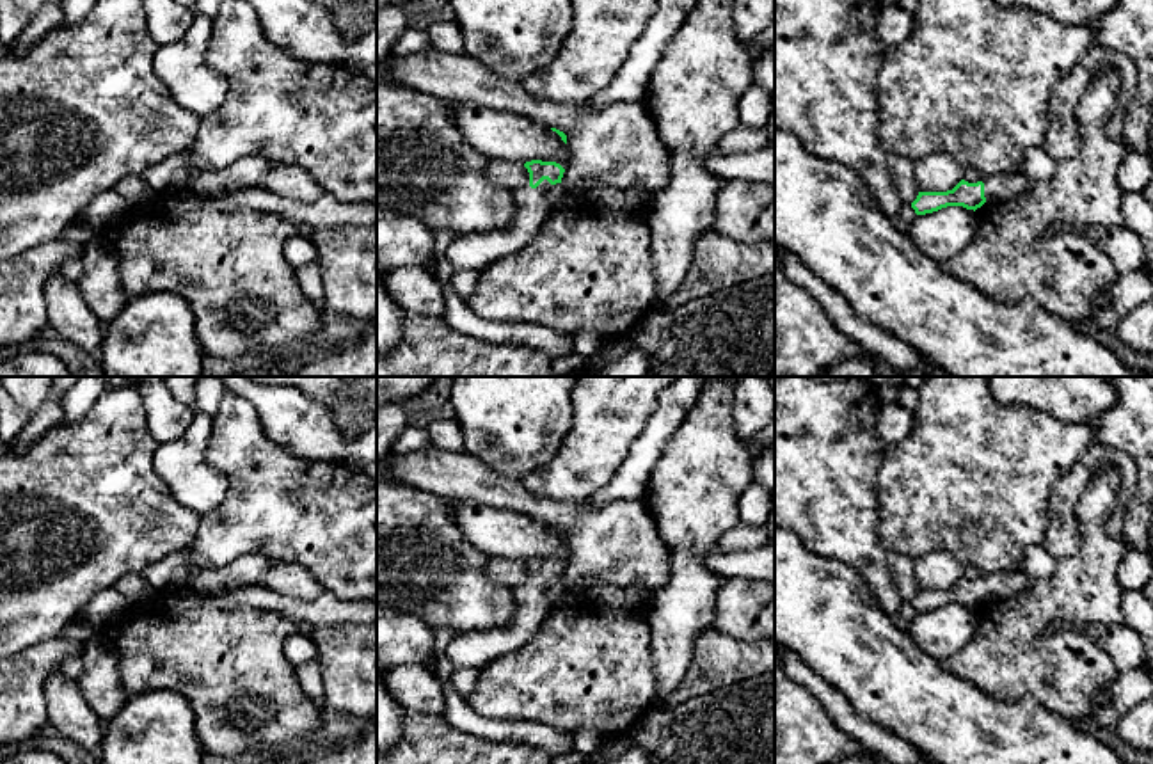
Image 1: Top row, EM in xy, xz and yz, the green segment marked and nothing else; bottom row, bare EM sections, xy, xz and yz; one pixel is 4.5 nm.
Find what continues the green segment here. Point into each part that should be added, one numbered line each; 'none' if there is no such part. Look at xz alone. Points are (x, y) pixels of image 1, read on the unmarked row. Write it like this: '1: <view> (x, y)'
1: xz (475, 649)

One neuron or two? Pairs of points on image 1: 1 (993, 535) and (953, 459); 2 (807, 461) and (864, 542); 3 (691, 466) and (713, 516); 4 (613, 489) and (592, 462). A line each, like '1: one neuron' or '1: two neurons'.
1: one neuron
2: one neuron
3: one neuron
4: two neurons

